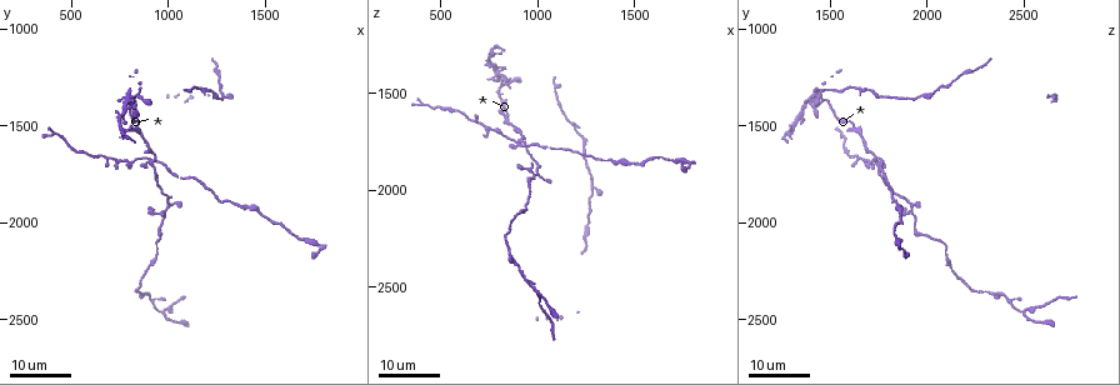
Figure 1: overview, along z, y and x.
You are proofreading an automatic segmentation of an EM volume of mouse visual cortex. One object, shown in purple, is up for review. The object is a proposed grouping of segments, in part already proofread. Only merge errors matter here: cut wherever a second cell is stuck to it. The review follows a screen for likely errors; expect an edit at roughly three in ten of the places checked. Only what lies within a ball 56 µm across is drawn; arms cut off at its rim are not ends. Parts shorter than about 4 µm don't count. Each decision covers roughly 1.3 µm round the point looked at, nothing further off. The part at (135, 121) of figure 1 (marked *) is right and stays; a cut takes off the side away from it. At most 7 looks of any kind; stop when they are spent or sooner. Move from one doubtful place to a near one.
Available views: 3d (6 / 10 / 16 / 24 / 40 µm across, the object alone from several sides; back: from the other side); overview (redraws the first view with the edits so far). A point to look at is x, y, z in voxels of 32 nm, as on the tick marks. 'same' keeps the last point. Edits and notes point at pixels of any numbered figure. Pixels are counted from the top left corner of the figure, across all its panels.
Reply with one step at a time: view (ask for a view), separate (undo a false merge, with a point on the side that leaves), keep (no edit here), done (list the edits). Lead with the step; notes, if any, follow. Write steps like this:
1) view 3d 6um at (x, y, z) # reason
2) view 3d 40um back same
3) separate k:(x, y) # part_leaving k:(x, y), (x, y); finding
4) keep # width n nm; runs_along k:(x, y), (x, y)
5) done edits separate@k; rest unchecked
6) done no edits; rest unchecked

view 3d 16um at (780, 1680, 1680) # a narrow waist

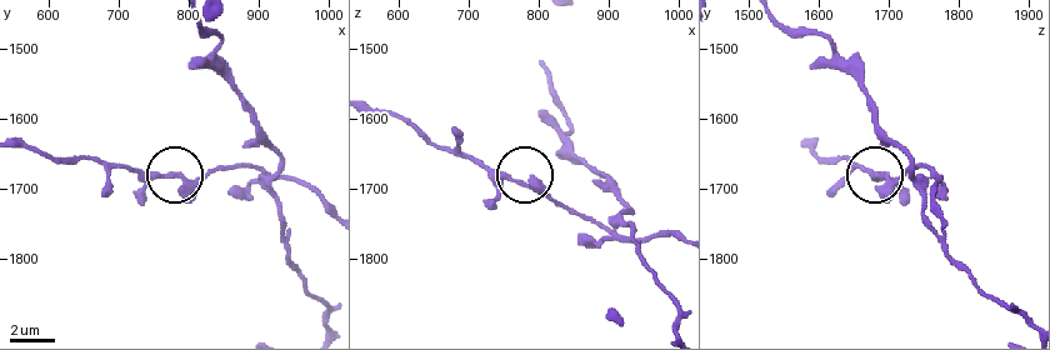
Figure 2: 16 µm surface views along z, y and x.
view 3d 10um at (780, 1685, 1695) # closer look

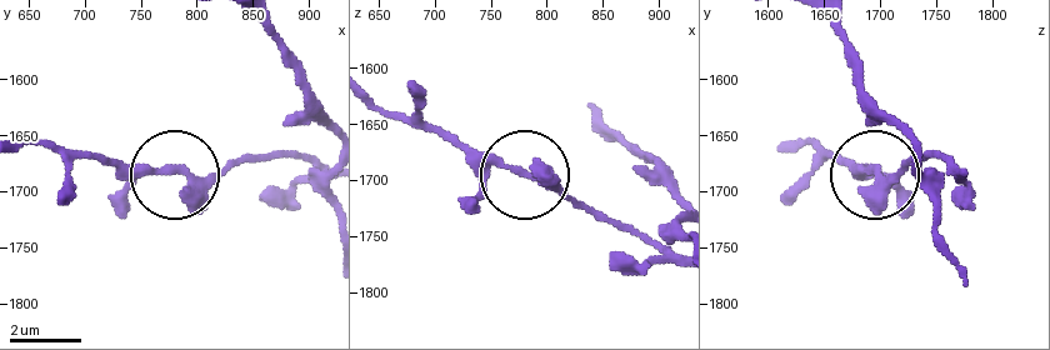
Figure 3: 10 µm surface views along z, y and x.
view 3d 6um at (774, 1682, 1692) # closer look

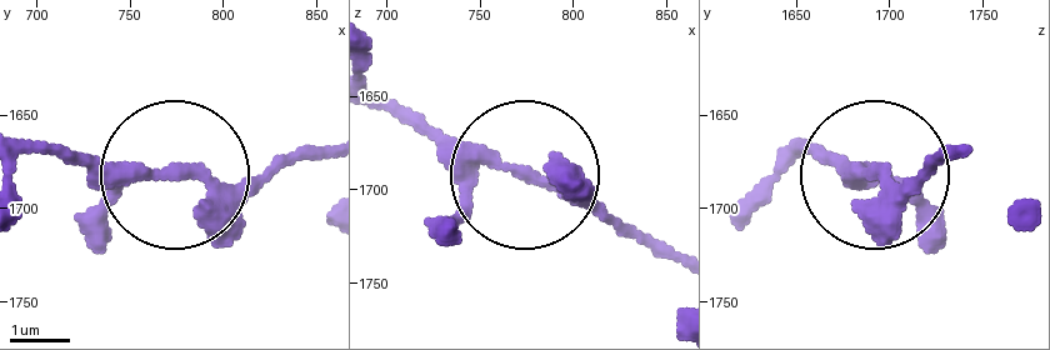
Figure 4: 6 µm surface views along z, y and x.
keep # runs_along 4:(324, 145), (219, 189), (100, 175), (25, 145); one cell here

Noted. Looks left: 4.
view 3d 24um at (900, 1690, 1760) # four or more arms meet

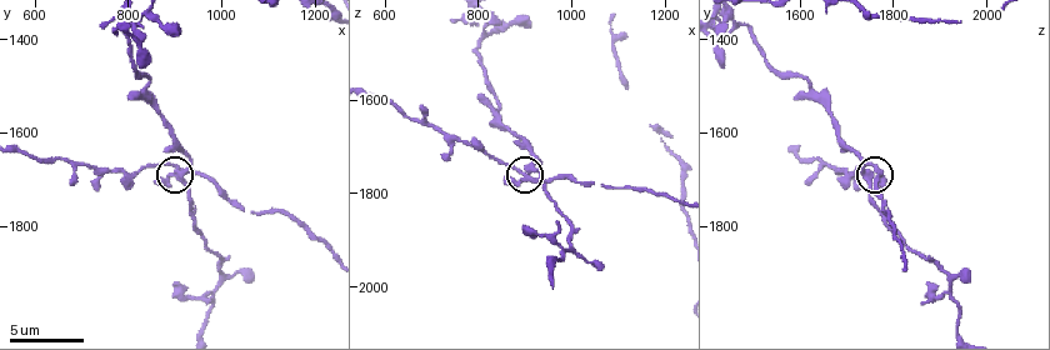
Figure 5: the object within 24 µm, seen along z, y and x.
view 3d 10um at (905, 1690, 1750)

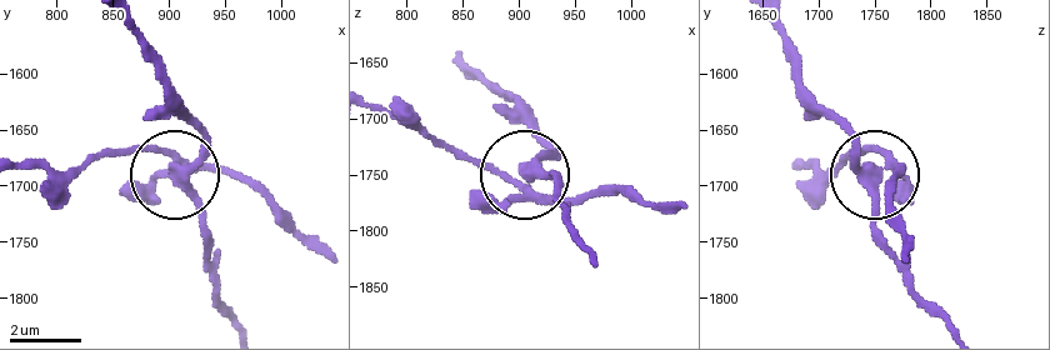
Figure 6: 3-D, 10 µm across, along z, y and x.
keep # arms 5; runs_along 6:(124, 23), (204, 139), (198, 156), (178, 169), (249, 175); all the same cell

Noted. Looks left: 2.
view 3d 6um at (975, 1950, 1915) # small branch off a trunk

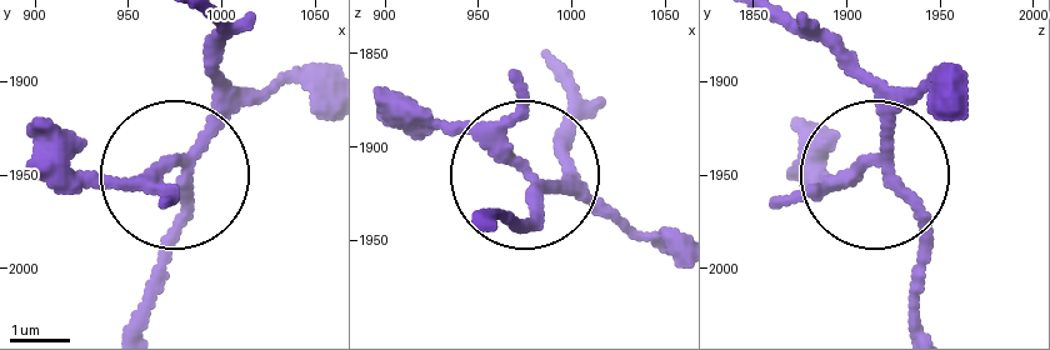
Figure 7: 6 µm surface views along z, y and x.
keep # runs_along 7:(783, 23), (858, 78), (888, 138), (873, 163), (803, 181); continuous, no second cell

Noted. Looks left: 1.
done no edits; rest unchecked

